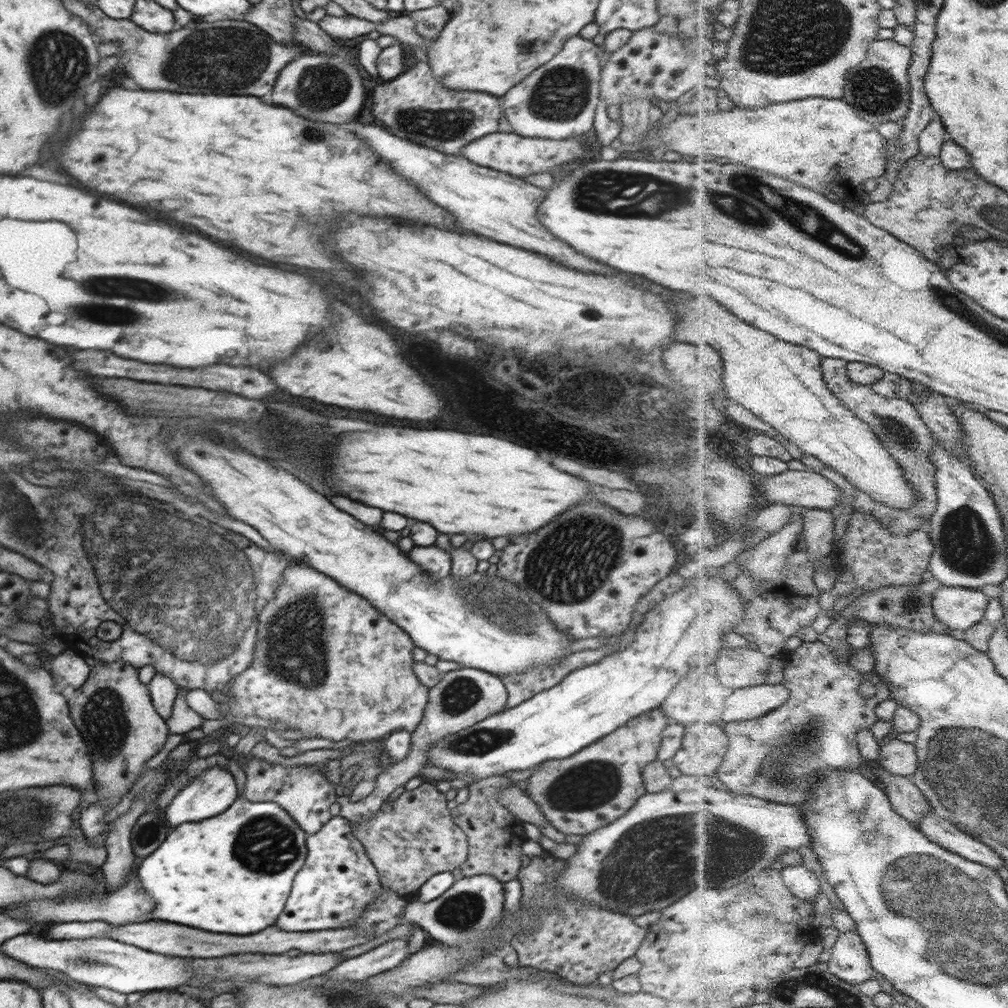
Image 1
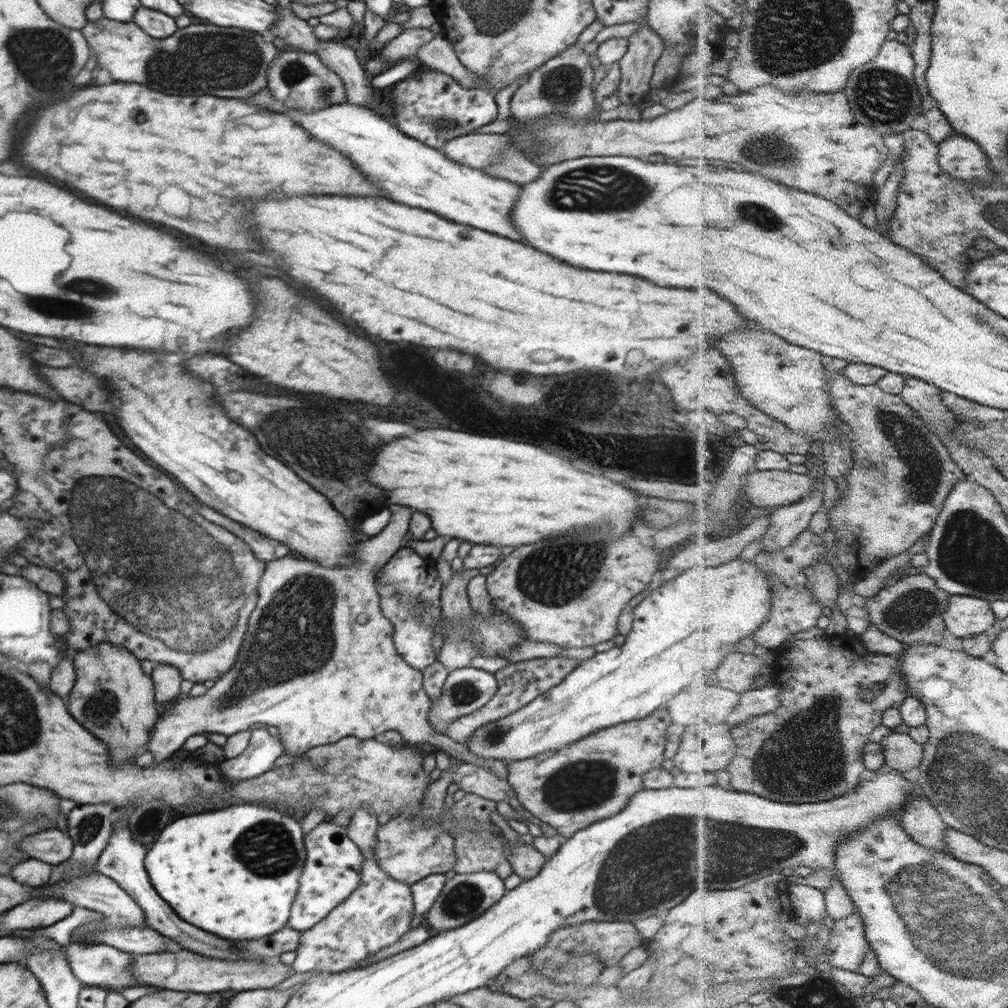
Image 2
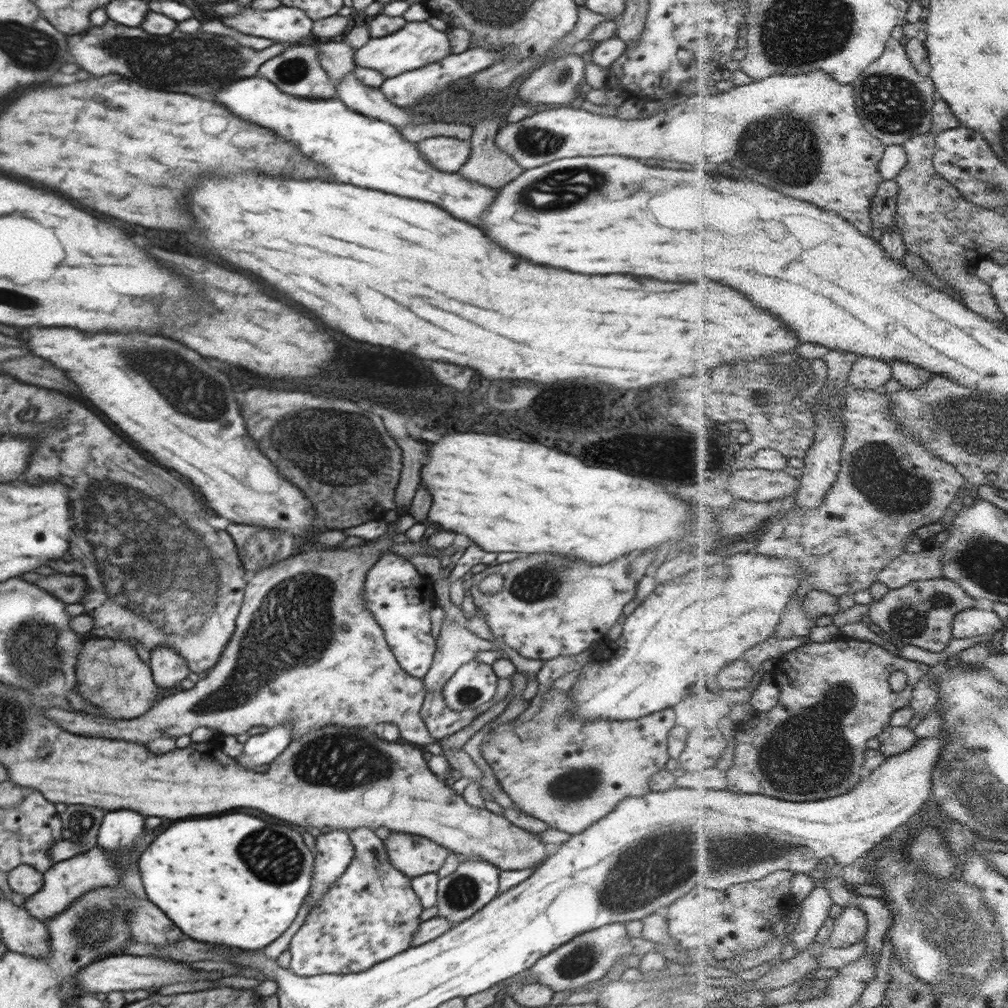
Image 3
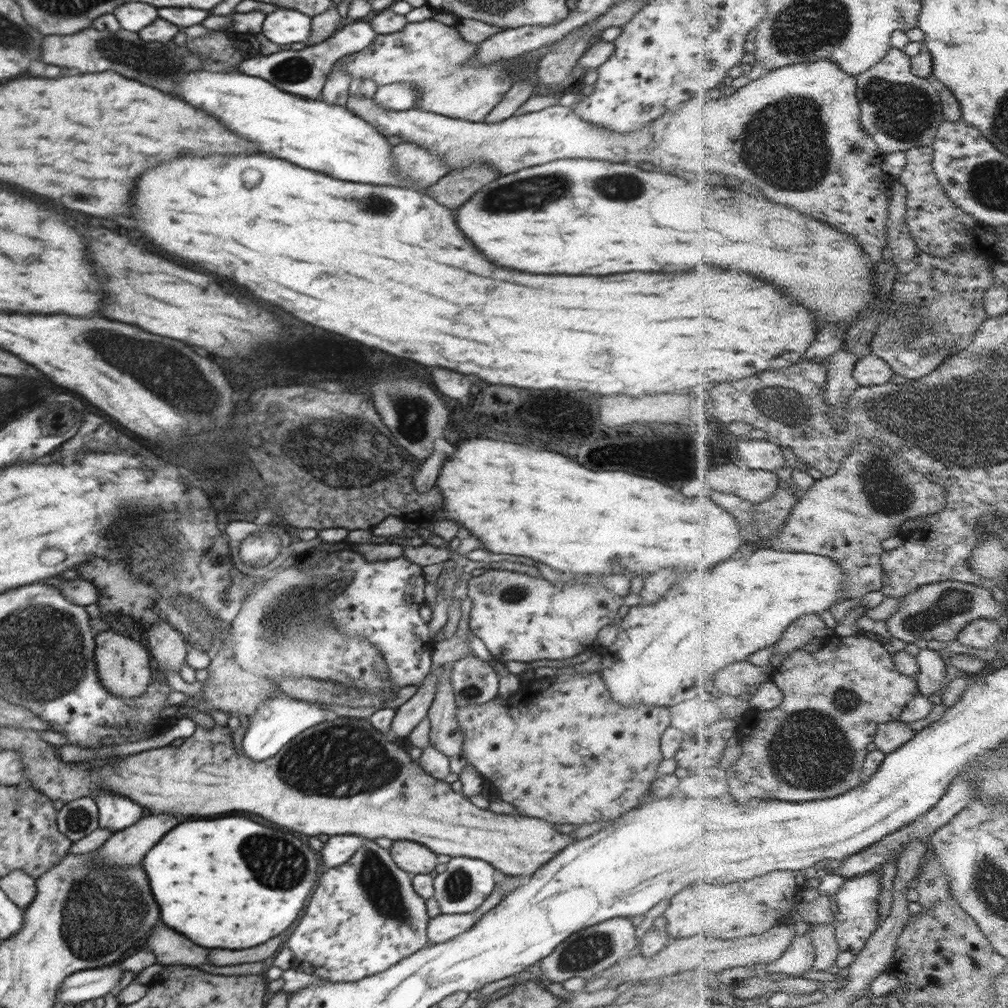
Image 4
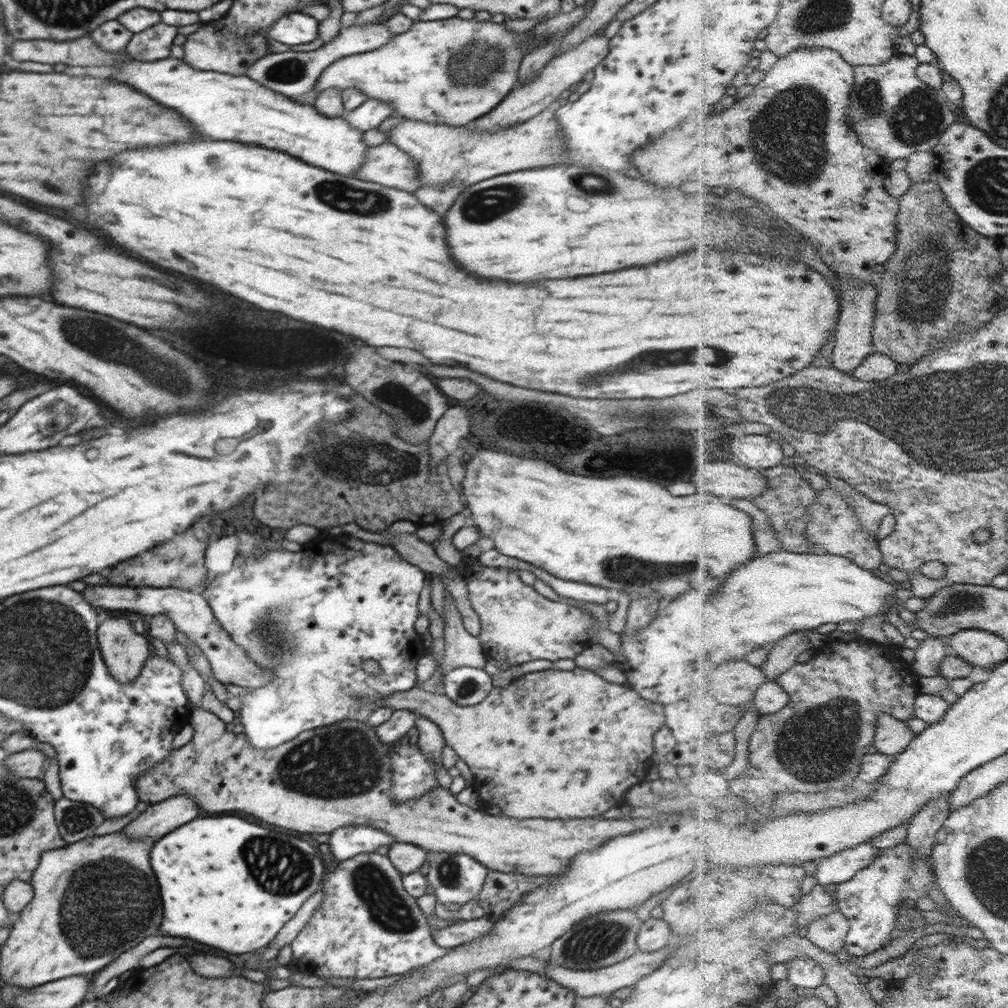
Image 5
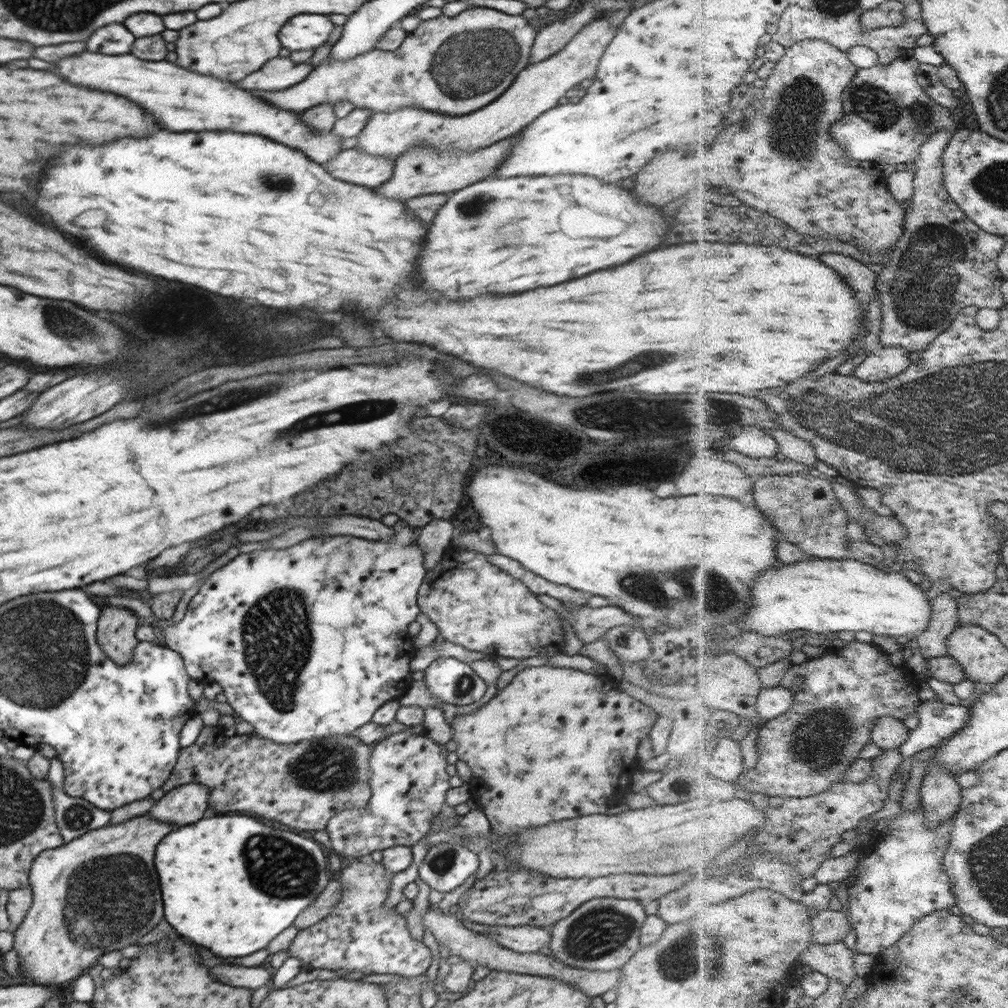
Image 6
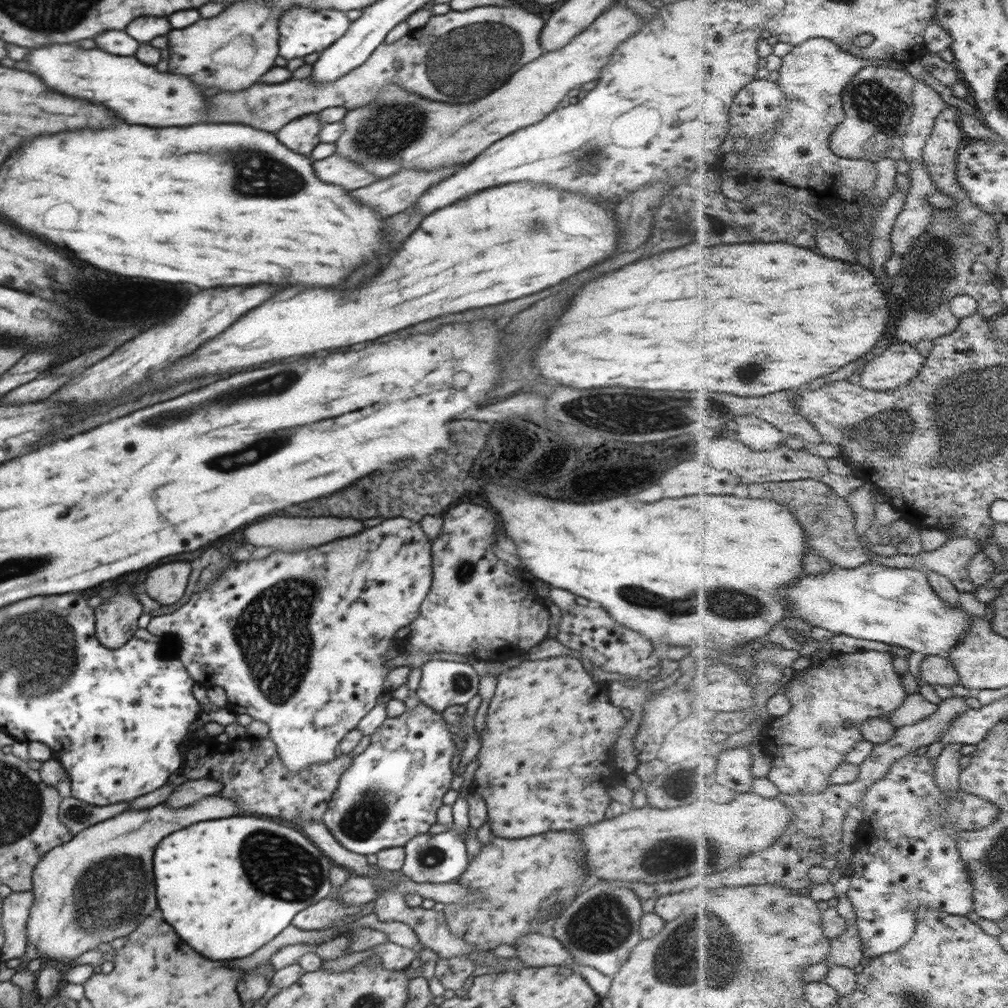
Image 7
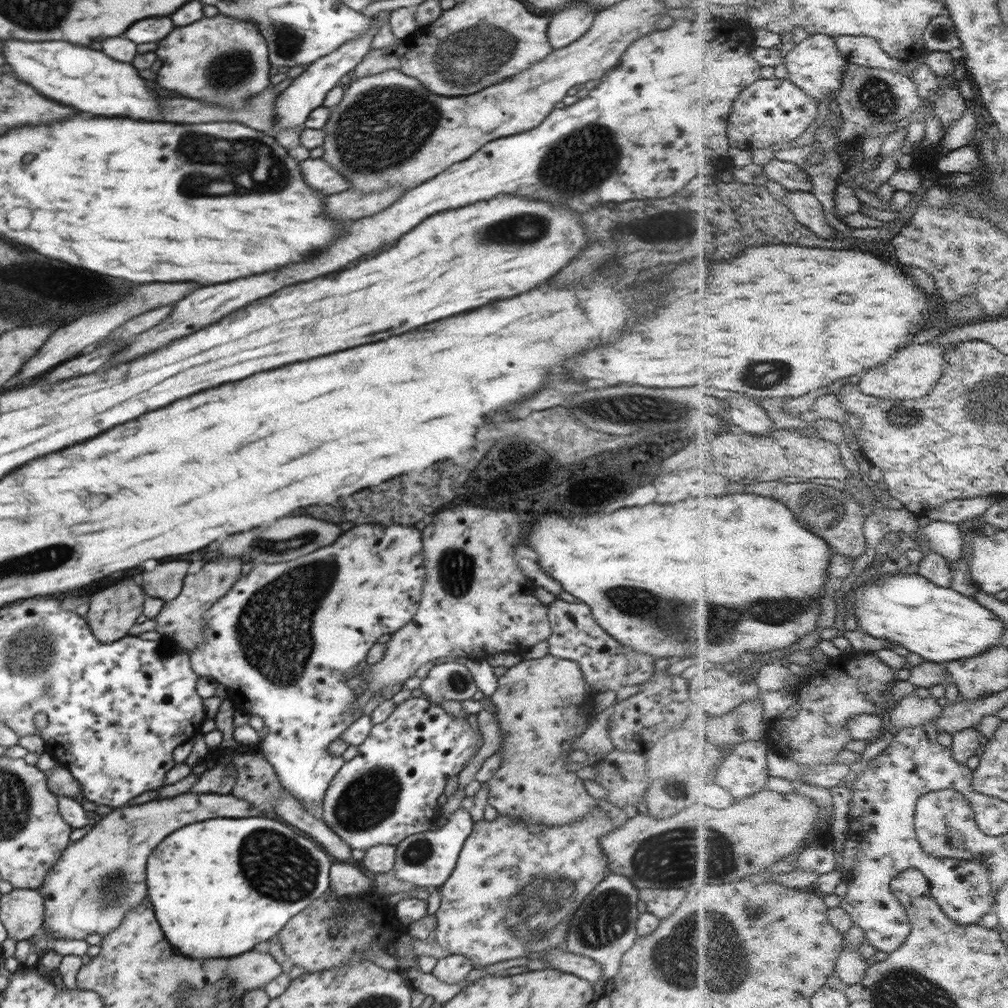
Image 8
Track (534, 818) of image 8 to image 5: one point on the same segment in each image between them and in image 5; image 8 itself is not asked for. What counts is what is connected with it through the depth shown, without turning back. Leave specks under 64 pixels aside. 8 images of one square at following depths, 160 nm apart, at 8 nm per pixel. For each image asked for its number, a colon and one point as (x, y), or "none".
5: (514, 741)
6: (521, 781)
7: (549, 736)

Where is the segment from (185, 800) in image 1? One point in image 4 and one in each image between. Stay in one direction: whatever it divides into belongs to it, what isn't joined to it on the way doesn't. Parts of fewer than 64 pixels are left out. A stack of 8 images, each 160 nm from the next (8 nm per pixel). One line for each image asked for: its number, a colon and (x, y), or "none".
2: (263, 749)
3: (263, 748)
4: (278, 720)

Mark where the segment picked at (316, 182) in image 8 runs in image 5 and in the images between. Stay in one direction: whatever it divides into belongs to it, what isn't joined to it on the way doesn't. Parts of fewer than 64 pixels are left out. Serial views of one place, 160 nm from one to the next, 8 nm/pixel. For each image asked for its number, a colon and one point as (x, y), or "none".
5: (385, 164)
6: (350, 165)
7: (339, 170)

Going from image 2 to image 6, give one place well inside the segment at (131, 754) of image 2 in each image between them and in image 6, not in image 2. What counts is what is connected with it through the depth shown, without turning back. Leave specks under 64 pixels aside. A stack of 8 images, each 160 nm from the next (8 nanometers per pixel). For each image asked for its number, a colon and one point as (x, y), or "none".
3: (110, 675)
4: (123, 666)
5: (124, 651)
6: (116, 628)

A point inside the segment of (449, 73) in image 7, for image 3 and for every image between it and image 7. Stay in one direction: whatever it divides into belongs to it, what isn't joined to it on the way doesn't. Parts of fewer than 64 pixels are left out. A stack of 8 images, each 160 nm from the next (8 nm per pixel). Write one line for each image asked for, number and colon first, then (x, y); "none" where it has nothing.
3: (417, 44)
4: (433, 56)
5: (453, 71)
6: (440, 55)

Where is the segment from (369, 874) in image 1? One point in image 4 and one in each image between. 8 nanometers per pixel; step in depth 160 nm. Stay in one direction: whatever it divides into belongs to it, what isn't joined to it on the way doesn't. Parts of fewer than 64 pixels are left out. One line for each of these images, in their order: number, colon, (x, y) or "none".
2: (331, 871)
3: (334, 850)
4: (337, 850)

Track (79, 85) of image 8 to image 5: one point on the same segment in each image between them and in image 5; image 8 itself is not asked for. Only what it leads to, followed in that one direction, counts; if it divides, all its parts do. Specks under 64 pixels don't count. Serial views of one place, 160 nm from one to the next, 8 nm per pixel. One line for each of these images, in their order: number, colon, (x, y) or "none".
5: (213, 102)
6: (181, 101)
7: (139, 94)

